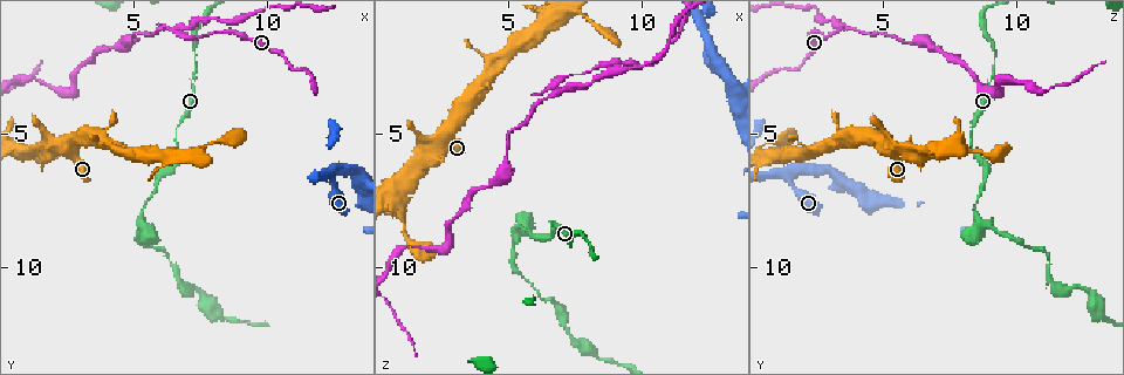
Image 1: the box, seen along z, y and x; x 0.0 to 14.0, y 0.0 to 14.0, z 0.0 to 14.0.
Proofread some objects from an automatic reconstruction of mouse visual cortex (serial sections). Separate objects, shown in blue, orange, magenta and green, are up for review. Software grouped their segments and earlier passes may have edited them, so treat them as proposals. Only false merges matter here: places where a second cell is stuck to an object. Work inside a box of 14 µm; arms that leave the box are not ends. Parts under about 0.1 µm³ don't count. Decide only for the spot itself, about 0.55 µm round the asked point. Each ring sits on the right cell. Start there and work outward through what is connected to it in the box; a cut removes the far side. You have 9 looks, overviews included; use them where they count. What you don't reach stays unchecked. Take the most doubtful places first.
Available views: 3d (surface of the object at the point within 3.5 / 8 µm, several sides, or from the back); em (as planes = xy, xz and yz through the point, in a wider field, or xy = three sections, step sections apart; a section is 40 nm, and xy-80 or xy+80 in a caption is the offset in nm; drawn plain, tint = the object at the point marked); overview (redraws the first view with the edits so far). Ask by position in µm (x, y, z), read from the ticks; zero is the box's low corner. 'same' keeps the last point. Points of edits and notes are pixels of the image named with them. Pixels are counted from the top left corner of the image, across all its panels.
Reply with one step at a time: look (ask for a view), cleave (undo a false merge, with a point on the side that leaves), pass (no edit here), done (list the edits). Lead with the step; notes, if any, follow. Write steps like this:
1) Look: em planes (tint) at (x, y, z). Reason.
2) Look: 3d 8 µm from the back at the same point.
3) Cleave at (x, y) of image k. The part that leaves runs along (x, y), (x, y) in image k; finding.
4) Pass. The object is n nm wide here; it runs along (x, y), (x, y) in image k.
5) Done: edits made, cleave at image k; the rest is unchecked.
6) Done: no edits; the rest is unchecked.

Look: 3d 8 µm at (6.9, 0.9, 3.4). Sudden change in width.

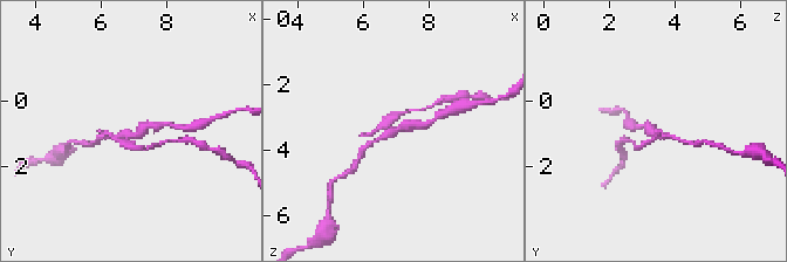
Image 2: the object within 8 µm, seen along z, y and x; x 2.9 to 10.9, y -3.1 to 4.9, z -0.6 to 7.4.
Look: 3d 3.5 µm at (6.8, 1.0, 3.5). Closer look.

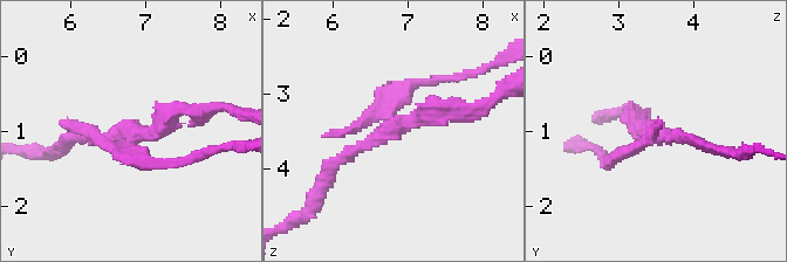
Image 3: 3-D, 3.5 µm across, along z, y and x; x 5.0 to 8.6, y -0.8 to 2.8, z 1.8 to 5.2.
Look: em xy step 1 (tint) at (6.85, 1.05, 3.40).

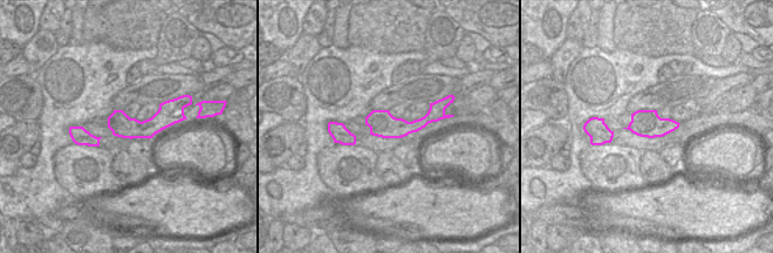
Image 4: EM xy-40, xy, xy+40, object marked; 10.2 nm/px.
Cleave at (629, 108) of image 3. The part that leaves runs along (392, 118), (321, 187) in image 3; a second cell is stuck on.

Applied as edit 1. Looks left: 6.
Look: overview.

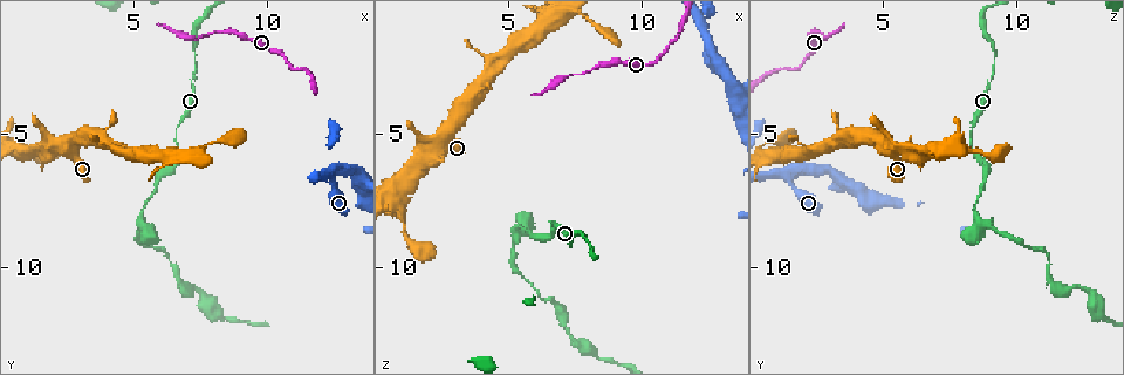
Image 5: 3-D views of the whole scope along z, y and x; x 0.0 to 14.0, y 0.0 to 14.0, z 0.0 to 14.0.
Look: 3d 3.5 µm at (12.4, 6.6, 1.5).

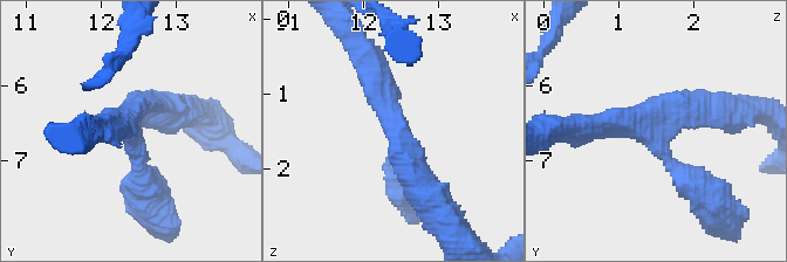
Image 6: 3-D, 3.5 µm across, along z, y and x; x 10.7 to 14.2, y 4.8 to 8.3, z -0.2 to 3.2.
Look: em xy step 5 (tint) at (12.45, 6.50, 1.45). 3 arms meet here; the arms are 300, 300, 350 nm wide; need the tissue.

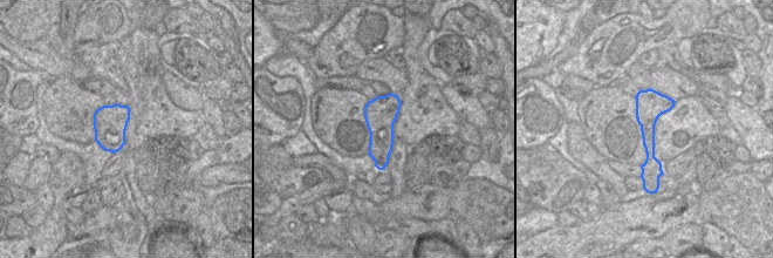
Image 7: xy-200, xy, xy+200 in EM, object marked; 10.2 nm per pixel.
Pass. The object is 340 nm wide here; it runs along (142, 188), (131, 112), (157, 105) in image 6; one cell here.

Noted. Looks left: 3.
Look: em xy step 1 (tint) at (7.4, 1.4, 9.0). Calibre changes.

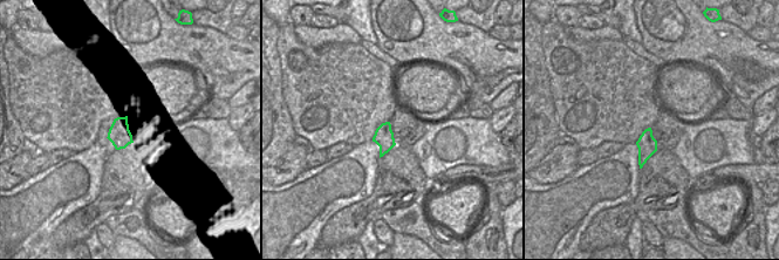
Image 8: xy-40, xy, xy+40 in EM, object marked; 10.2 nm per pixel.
Look: 3d 3.5 µm at the same point. See where the arms go.

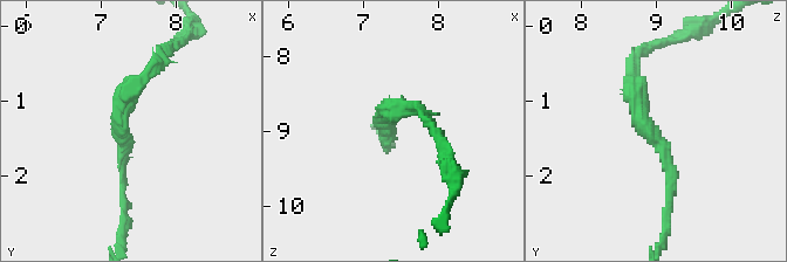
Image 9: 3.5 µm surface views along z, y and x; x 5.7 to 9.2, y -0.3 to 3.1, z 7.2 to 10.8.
Pass. The arms are 100, 250 nm wide; it runs along (669, 211), (665, 150), (636, 107), (632, 70) in image 9; all the same cell.

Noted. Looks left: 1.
Done: edits made, cleave at image 3; the rest is unchecked.

